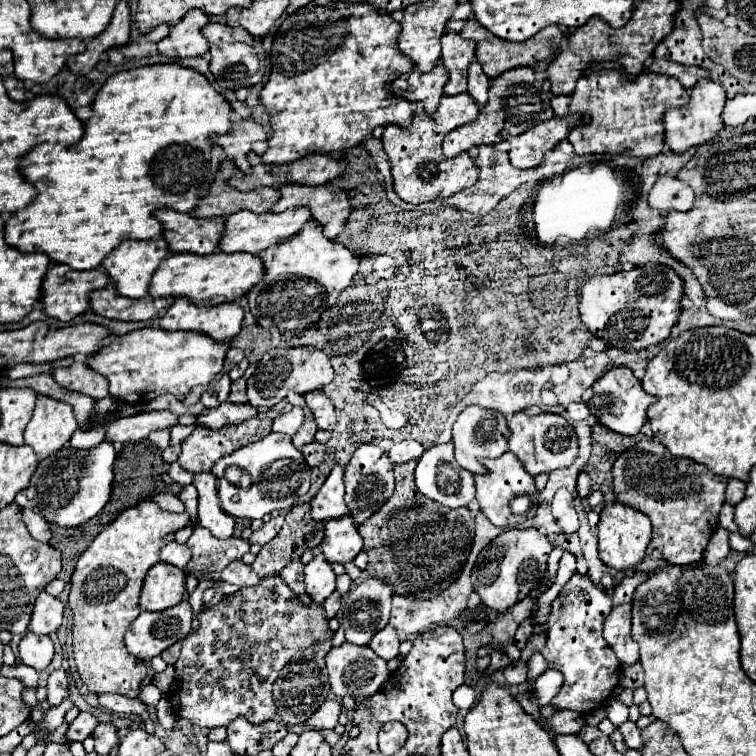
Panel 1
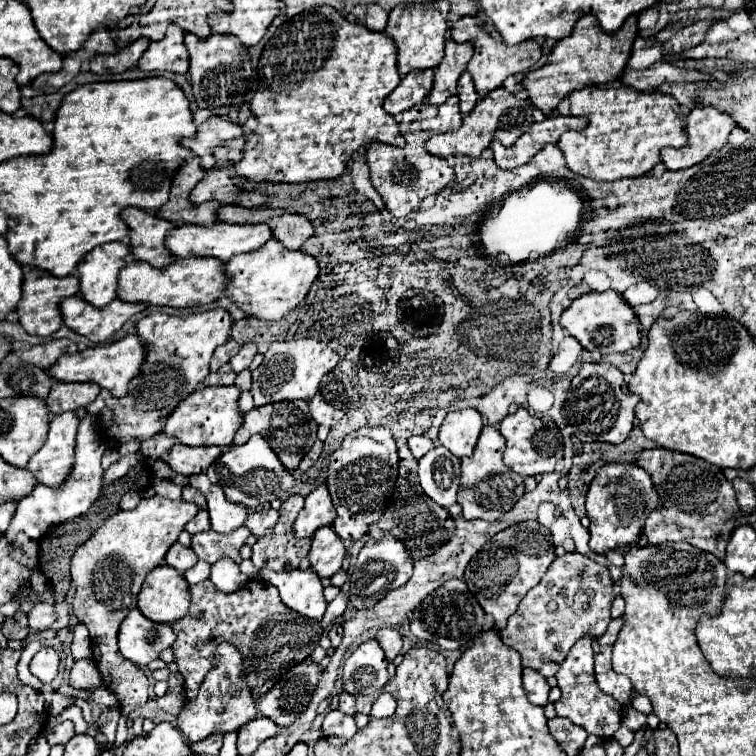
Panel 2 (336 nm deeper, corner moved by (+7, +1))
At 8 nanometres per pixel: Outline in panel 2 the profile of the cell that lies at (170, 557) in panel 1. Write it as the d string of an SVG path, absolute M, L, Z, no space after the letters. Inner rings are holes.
M175 542L165 554L165 564L169 564L171 568L175 568L179 572L189 570L195 562L197 562L195 552L191 548L187 548L187 546L181 546L179 542Z

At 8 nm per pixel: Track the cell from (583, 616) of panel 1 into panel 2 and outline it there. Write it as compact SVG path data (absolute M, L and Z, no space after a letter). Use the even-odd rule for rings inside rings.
M585 634L585 638L579 638L573 650L565 656L565 662L561 662L559 672L555 674L559 688L561 688L561 698L555 702L557 716L569 718L573 724L585 728L589 734L595 734L599 738L611 738L613 732L619 728L619 722L623 718L623 706L605 694L595 680L593 672L593 640Z

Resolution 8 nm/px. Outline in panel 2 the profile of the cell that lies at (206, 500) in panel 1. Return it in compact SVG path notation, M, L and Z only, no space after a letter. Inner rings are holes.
M205 474L189 476L189 486L201 490L201 494L205 496L209 518L211 518L211 530L215 530L217 534L231 534L233 530L243 526L247 518L247 508L229 502L223 490L211 484Z

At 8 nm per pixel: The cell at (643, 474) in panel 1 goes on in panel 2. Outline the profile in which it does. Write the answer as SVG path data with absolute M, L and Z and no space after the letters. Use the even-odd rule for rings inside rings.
M667 448L641 450L635 456L635 466L645 468L651 476L657 494L661 498L661 508L651 510L643 534L647 536L651 546L659 546L663 542L679 542L685 540L691 546L715 554L719 560L725 558L725 546L733 532L733 524L727 522L737 512L735 490L731 482L725 480L723 472L691 454L671 452Z

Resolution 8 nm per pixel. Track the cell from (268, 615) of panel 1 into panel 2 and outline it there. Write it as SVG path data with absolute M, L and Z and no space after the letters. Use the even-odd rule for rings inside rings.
M221 642L217 646L213 656L213 668L205 676L205 682L199 686L199 694L193 700L187 700L181 714L177 716L177 728L189 742L199 742L215 732L235 732L241 726L249 724L253 718L257 718L257 700L247 686L247 672L243 666L241 652L229 644Z

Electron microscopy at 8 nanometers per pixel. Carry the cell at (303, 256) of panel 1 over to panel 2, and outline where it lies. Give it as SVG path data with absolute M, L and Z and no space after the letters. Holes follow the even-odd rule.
M271 238L255 252L233 256L225 264L225 270L231 276L225 294L231 296L247 316L255 316L259 320L281 320L307 296L311 284L319 276L319 262L311 254L287 250L277 242L277 238Z

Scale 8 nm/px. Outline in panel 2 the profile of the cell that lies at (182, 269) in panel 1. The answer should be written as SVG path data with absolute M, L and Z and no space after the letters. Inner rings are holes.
M181 258L167 268L153 268L141 260L131 260L119 272L117 296L125 302L193 308L221 298L225 294L227 284L229 276L225 274L225 262L221 262L219 258Z

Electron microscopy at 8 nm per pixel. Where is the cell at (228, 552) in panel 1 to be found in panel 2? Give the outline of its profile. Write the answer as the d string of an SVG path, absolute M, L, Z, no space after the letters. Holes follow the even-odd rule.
M245 526L237 528L229 536L221 536L213 530L205 530L205 532L199 532L199 534L191 536L191 548L197 554L197 558L203 560L203 562L215 564L221 558L229 558L235 564L239 564L241 562L239 550L249 536L251 536L251 532Z

